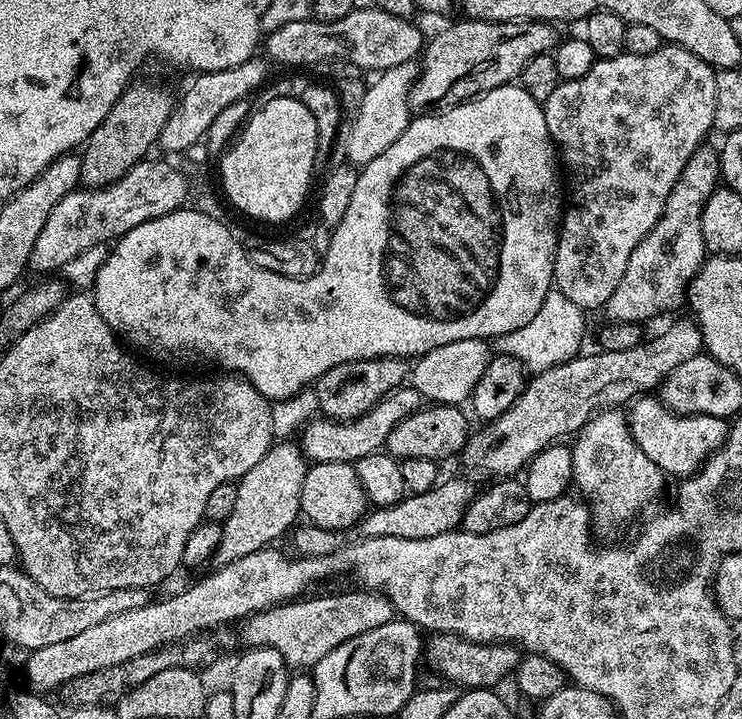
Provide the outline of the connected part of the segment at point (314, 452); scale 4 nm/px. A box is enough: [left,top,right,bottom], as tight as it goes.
[298,386,422,465]

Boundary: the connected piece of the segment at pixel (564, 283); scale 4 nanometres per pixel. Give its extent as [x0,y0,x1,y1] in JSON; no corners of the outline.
[542,43,717,310]

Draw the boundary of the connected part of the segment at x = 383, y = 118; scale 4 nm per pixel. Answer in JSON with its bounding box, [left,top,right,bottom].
[344,63,417,166]

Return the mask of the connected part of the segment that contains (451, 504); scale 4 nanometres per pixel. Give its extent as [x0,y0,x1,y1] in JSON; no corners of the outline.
[354,478,473,538]

